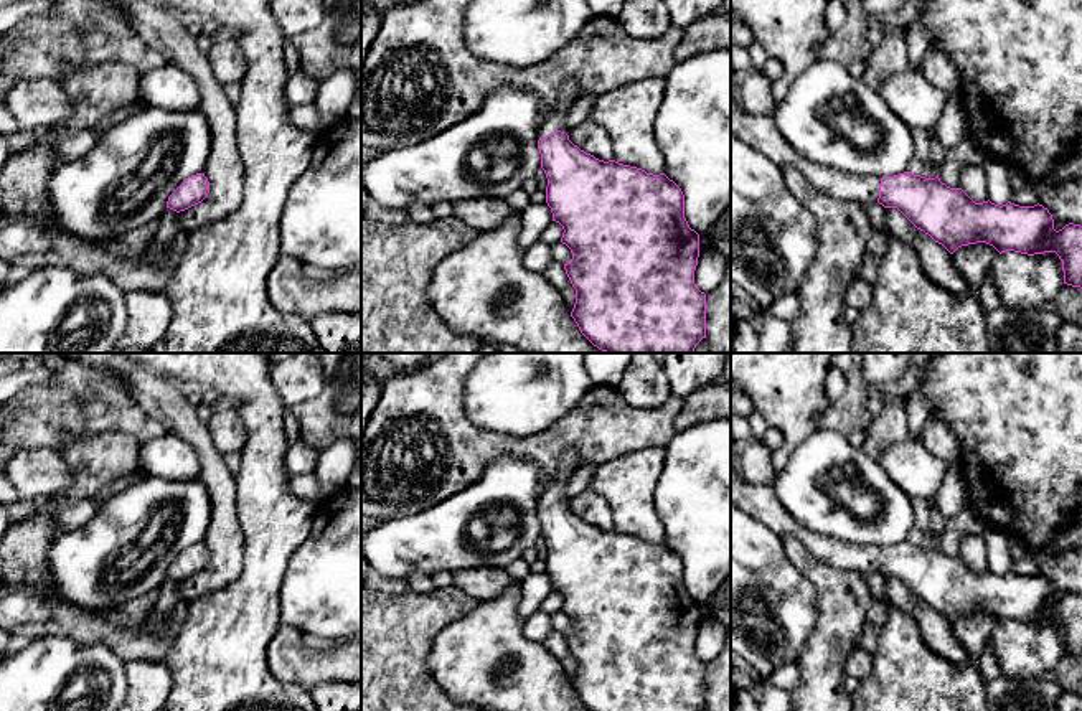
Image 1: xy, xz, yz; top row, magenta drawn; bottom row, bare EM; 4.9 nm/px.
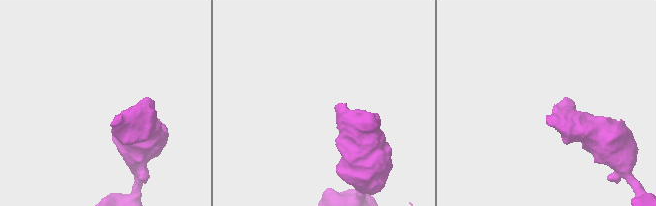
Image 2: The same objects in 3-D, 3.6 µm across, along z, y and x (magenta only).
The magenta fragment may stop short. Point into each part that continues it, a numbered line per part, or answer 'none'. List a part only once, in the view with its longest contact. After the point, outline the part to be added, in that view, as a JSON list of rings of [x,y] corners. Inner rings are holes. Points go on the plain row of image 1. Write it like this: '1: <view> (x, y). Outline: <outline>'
1: xz (568, 464). Outline: [[[567,449],[559,460],[557,473],[553,485],[539,495],[538,510],[557,500],[566,503],[571,500],[571,497],[567,495],[567,485],[576,469],[577,469],[577,450]]]

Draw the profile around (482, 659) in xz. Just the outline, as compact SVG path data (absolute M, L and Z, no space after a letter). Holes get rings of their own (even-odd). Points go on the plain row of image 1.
M521 584L480 600L468 614L447 624L430 643L427 666L432 678L463 704L480 711L589 711L567 681L561 662L541 643L523 635L518 617Z

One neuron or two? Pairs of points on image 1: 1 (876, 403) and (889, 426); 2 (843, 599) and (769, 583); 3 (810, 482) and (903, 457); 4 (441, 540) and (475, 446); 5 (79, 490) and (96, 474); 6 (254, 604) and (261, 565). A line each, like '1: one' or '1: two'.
1: two
2: two
3: two
4: two
5: one
6: one

